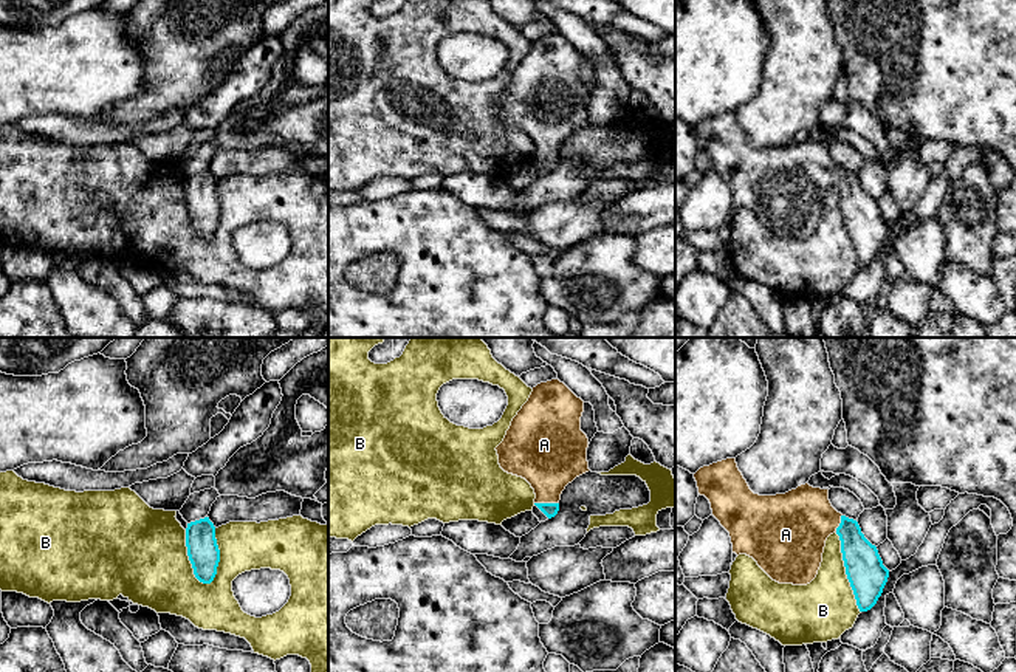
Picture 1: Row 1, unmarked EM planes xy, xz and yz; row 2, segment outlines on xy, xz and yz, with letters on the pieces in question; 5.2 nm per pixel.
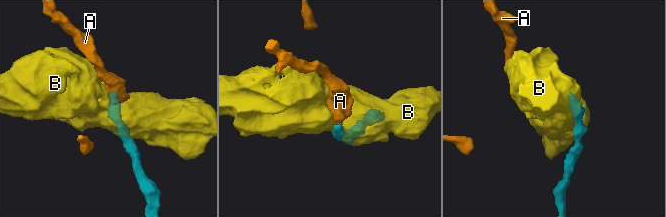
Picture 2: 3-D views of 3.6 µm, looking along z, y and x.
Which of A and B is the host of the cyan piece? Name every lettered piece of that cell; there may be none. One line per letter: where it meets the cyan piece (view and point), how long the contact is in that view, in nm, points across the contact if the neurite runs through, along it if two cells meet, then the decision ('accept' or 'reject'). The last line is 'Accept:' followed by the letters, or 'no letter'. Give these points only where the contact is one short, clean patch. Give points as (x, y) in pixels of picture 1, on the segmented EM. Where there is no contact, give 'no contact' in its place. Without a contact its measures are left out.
A: contact xz (547, 504); length 130 nm; way xz (550, 510), (547, 504), (549, 456); accept
B: contact xy (189, 559); length 320 nm; reject
Accept: A

